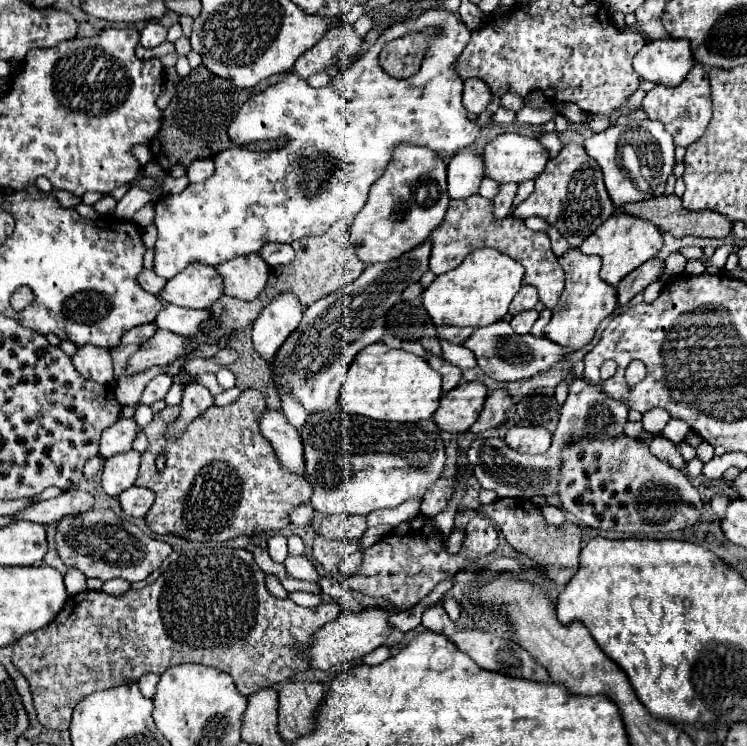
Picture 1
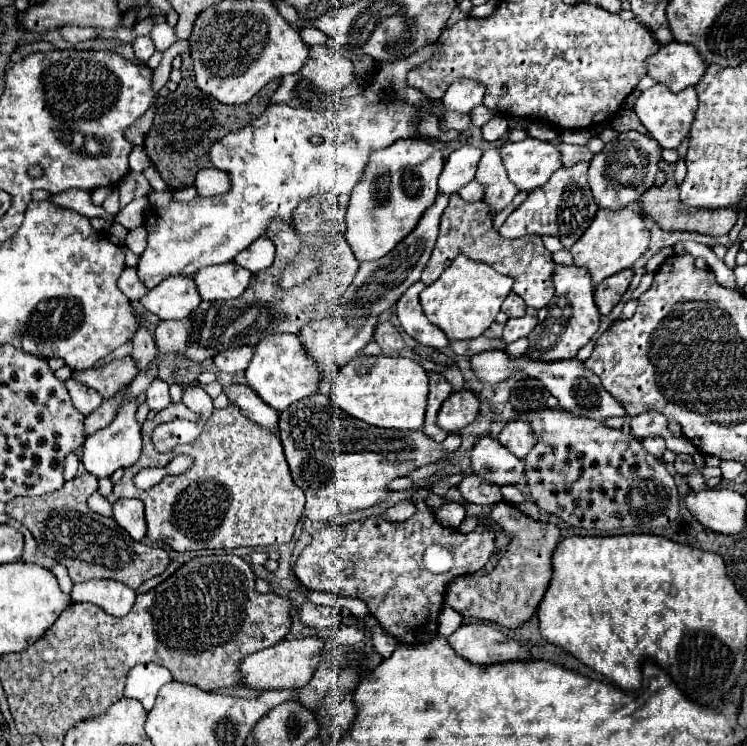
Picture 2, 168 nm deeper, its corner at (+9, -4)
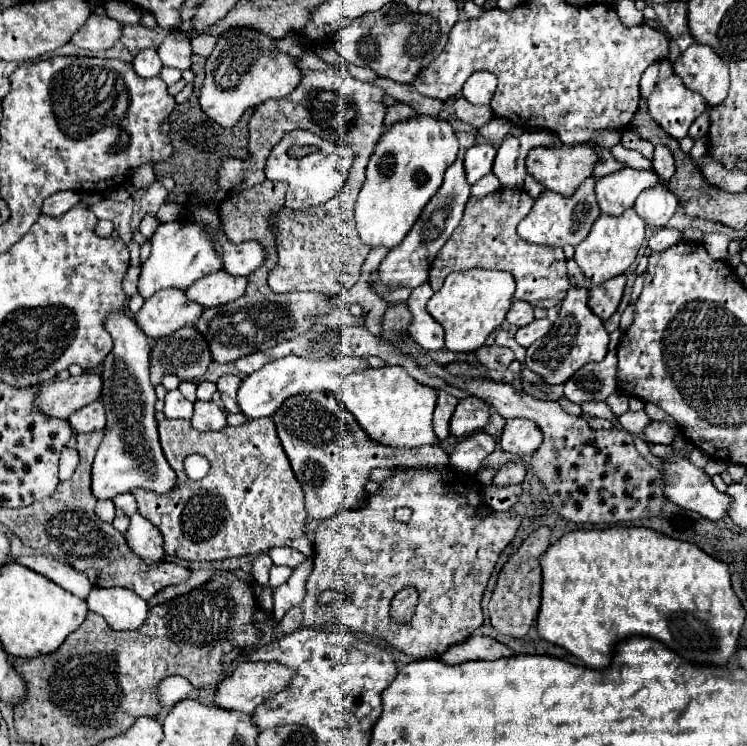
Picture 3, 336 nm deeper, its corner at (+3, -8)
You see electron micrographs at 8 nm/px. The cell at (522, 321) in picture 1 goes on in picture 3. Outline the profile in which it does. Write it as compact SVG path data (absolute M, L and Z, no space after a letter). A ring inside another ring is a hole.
M543 318L543 320L533 320L531 324L521 326L515 338L517 338L517 342L519 342L521 346L525 346L525 348L527 348L527 346L529 346L529 344L533 344L535 340L543 338L551 328L553 328L553 322L549 322L547 318Z

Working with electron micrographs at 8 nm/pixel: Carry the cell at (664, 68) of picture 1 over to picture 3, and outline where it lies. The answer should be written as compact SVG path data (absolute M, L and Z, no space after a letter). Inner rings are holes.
M691 44L675 62L675 74L681 76L687 88L697 90L707 100L709 108L719 106L729 92L729 68L713 48Z

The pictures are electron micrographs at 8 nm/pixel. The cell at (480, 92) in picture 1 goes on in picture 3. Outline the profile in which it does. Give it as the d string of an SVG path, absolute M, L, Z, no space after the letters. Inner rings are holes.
M475 72L463 86L463 96L471 104L489 104L497 88L497 78L491 72Z

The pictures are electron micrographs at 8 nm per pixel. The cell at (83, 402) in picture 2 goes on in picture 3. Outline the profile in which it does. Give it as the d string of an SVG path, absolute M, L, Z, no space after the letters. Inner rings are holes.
M99 400L83 406L81 410L73 412L73 416L69 416L69 424L77 434L85 434L85 432L95 432L95 430L103 430L105 428L105 410L103 404Z

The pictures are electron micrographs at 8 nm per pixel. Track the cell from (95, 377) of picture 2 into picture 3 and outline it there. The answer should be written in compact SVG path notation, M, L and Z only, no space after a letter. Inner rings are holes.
M81 374L79 378L71 376L67 380L51 380L45 384L39 384L37 394L35 394L35 408L47 416L53 418L63 418L67 420L75 410L79 410L81 406L87 406L89 402L97 400L101 396L101 378L95 374Z

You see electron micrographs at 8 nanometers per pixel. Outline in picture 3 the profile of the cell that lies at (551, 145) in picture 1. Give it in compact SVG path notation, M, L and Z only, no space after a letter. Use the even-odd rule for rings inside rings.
M597 148L597 152L599 152L599 156L601 156L601 164L597 164L597 178L601 178L601 176L607 176L607 174L613 174L613 172L617 172L617 170L621 170L621 168L625 168L625 164L623 162L619 162L619 160L615 160L615 156L611 154L611 150L609 148Z

